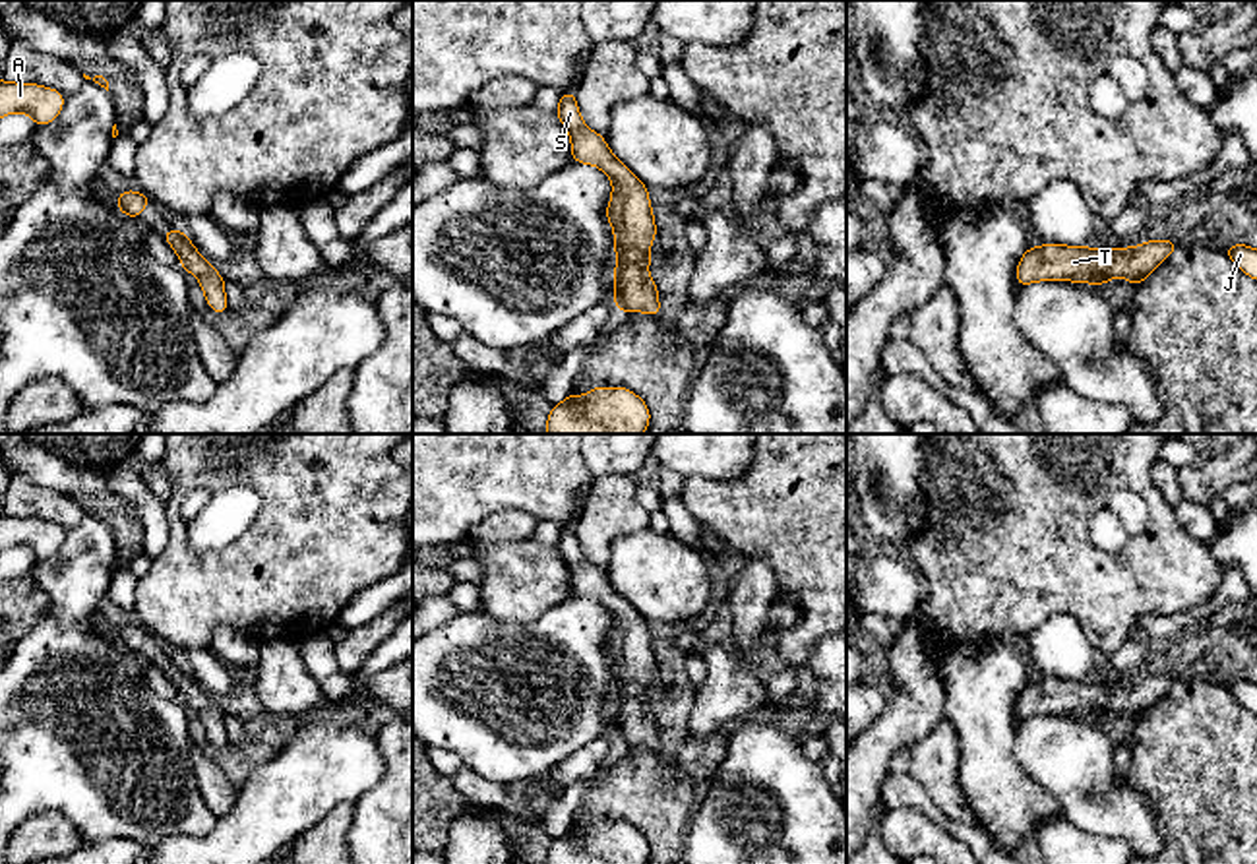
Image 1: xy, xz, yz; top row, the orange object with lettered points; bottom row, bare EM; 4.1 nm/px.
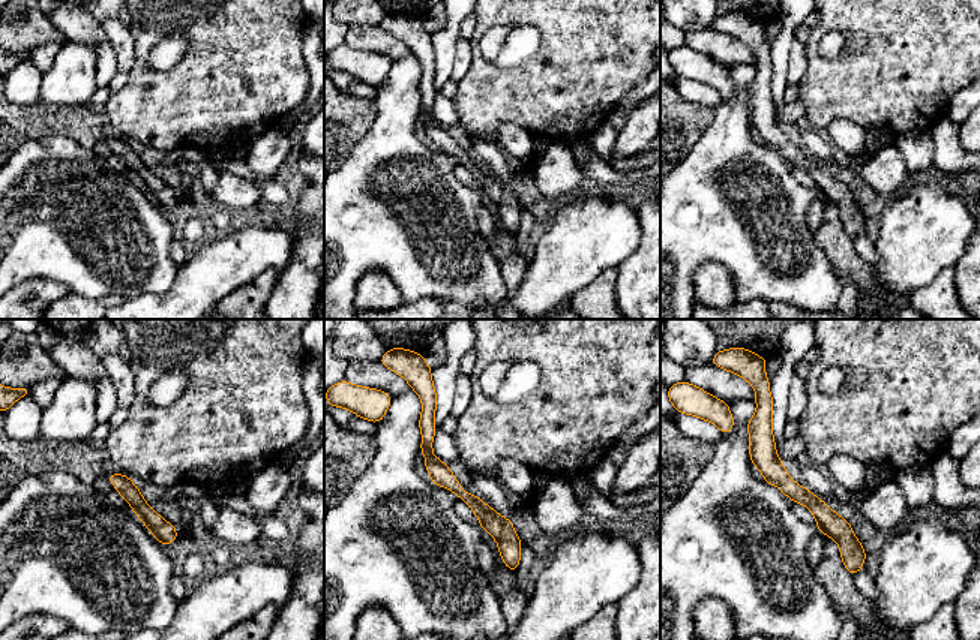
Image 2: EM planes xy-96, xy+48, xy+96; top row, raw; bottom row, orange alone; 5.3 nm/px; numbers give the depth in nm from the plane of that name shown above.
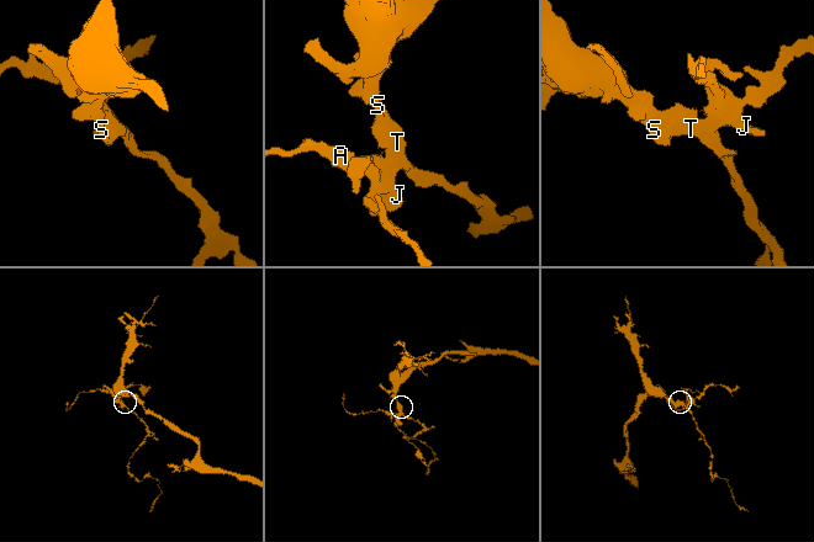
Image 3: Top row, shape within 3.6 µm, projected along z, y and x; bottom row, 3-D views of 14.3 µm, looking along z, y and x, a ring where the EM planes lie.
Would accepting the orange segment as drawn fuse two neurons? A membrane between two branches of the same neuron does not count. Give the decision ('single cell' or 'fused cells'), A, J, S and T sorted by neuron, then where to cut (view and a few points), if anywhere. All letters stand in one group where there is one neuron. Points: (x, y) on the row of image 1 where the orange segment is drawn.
single cell; A J S T; no cut

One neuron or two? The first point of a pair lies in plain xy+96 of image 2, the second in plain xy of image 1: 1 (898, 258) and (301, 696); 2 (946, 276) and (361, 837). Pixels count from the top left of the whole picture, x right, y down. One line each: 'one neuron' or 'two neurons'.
1: two neurons
2: two neurons

